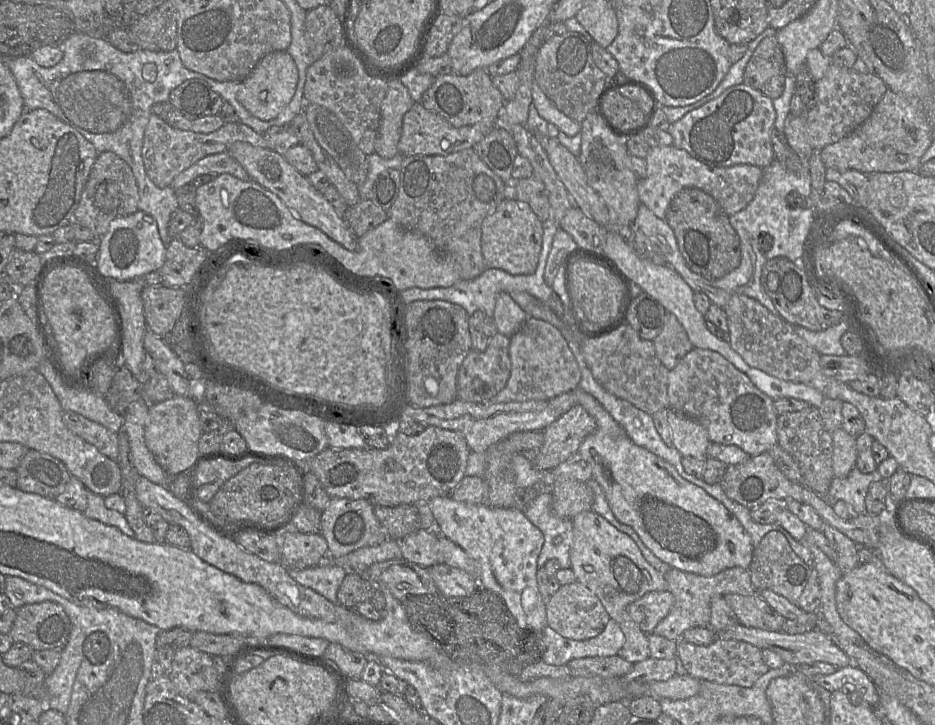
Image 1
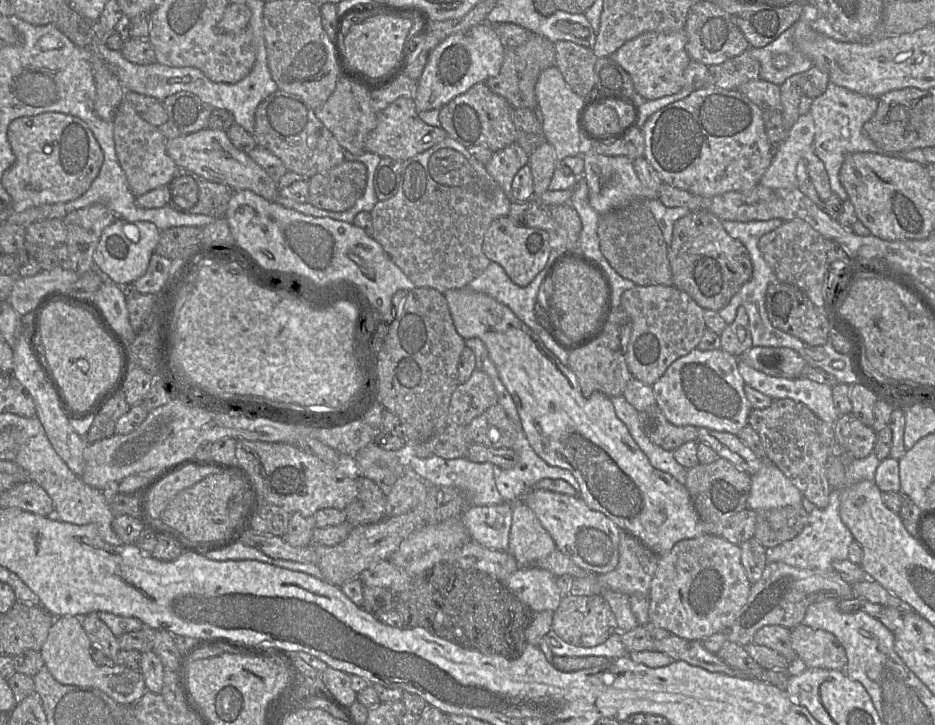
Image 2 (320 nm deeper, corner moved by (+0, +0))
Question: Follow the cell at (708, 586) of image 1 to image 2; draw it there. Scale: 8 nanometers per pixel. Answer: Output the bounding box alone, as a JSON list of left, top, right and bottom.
[649,534,751,641]

